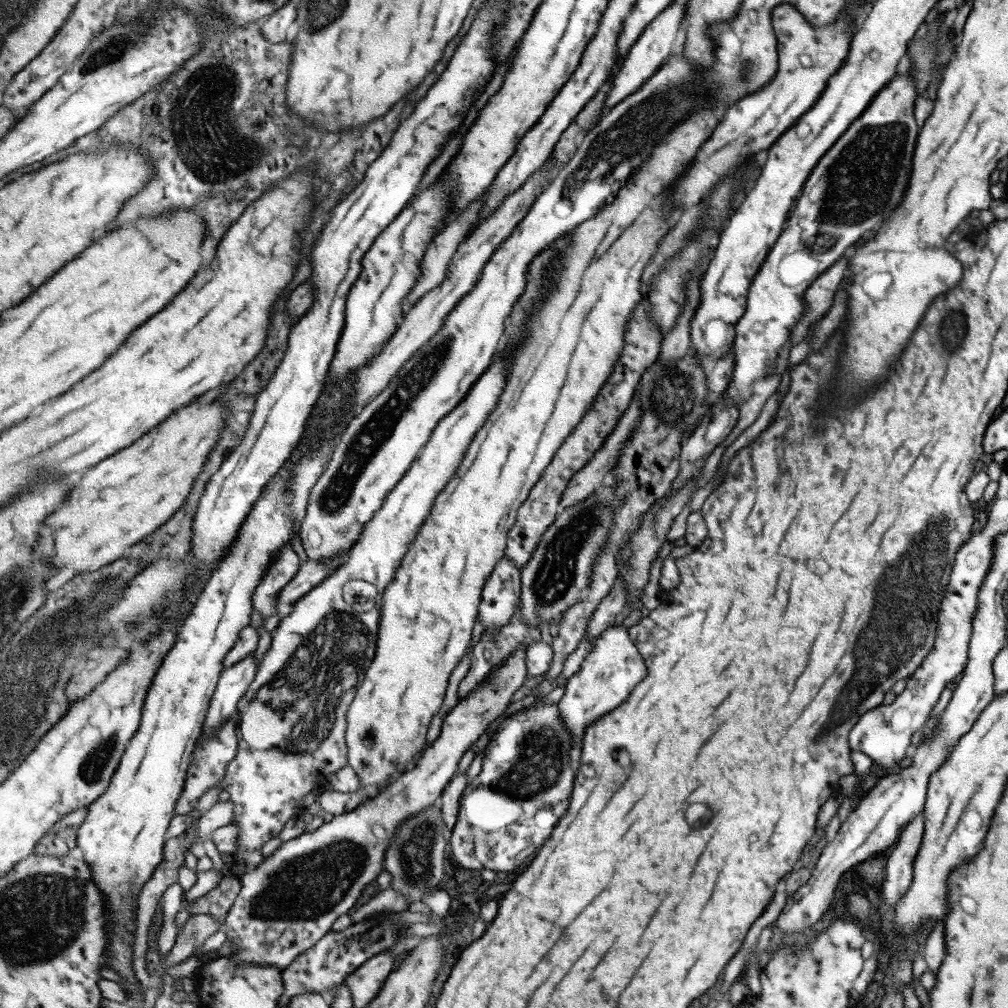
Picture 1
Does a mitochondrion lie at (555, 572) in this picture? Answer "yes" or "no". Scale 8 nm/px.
yes

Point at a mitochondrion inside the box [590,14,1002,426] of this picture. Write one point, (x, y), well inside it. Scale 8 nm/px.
(864, 180)

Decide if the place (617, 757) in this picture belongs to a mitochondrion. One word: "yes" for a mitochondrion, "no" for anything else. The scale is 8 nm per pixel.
yes

